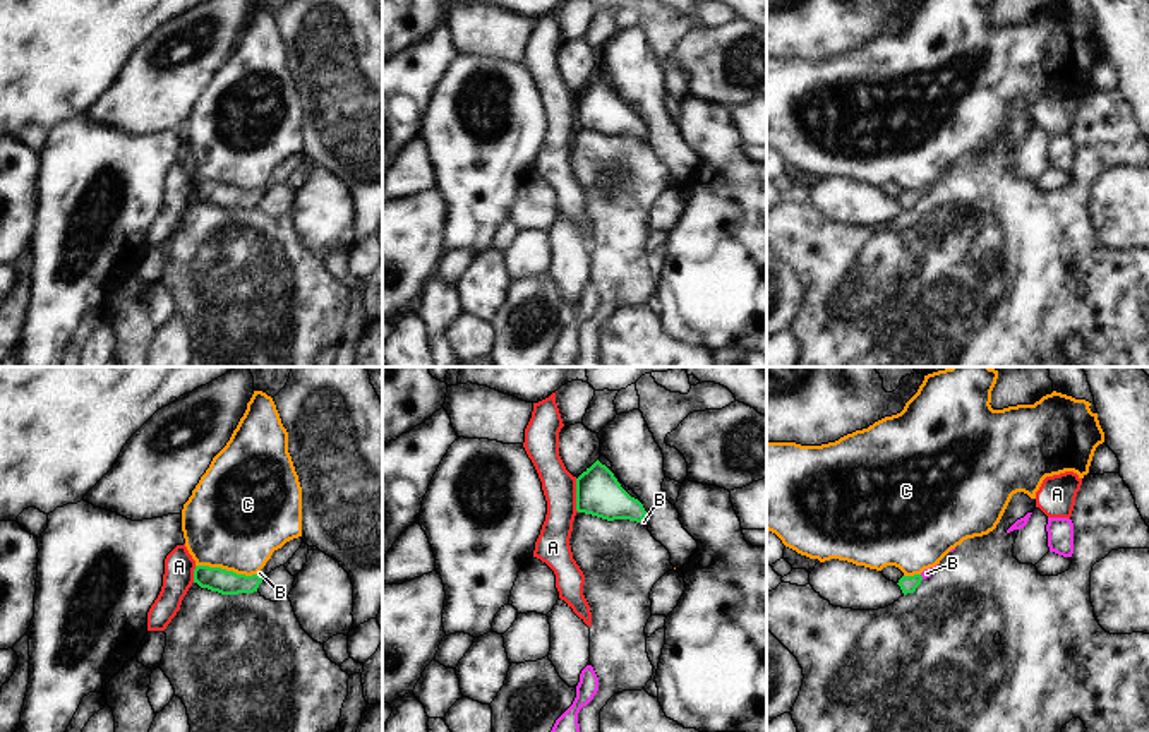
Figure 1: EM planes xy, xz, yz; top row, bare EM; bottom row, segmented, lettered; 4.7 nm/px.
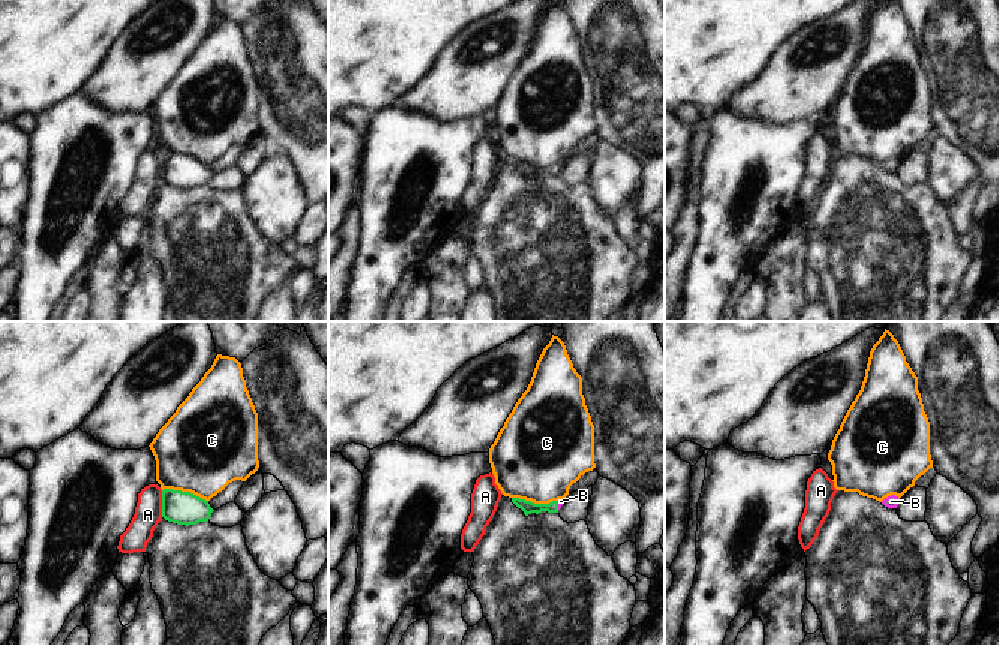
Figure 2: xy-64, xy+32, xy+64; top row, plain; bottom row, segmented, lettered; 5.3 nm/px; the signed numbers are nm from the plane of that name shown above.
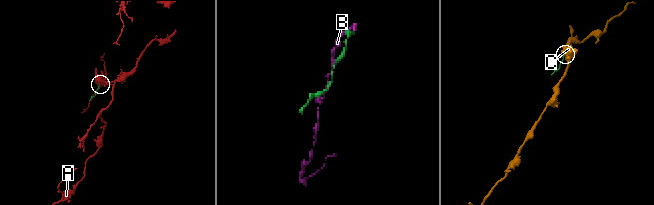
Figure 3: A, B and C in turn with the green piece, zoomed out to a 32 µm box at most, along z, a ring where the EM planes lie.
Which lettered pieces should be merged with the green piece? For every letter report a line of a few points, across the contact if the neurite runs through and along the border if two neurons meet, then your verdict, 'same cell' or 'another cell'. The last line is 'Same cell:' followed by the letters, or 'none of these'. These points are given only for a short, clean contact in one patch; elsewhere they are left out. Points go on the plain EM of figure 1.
A: another cell
B: xy (223, 198), (259, 192), (259, 189) | same cell
C: xy (196, 180), (246, 191), (258, 189) | another cell
Same cell: B

